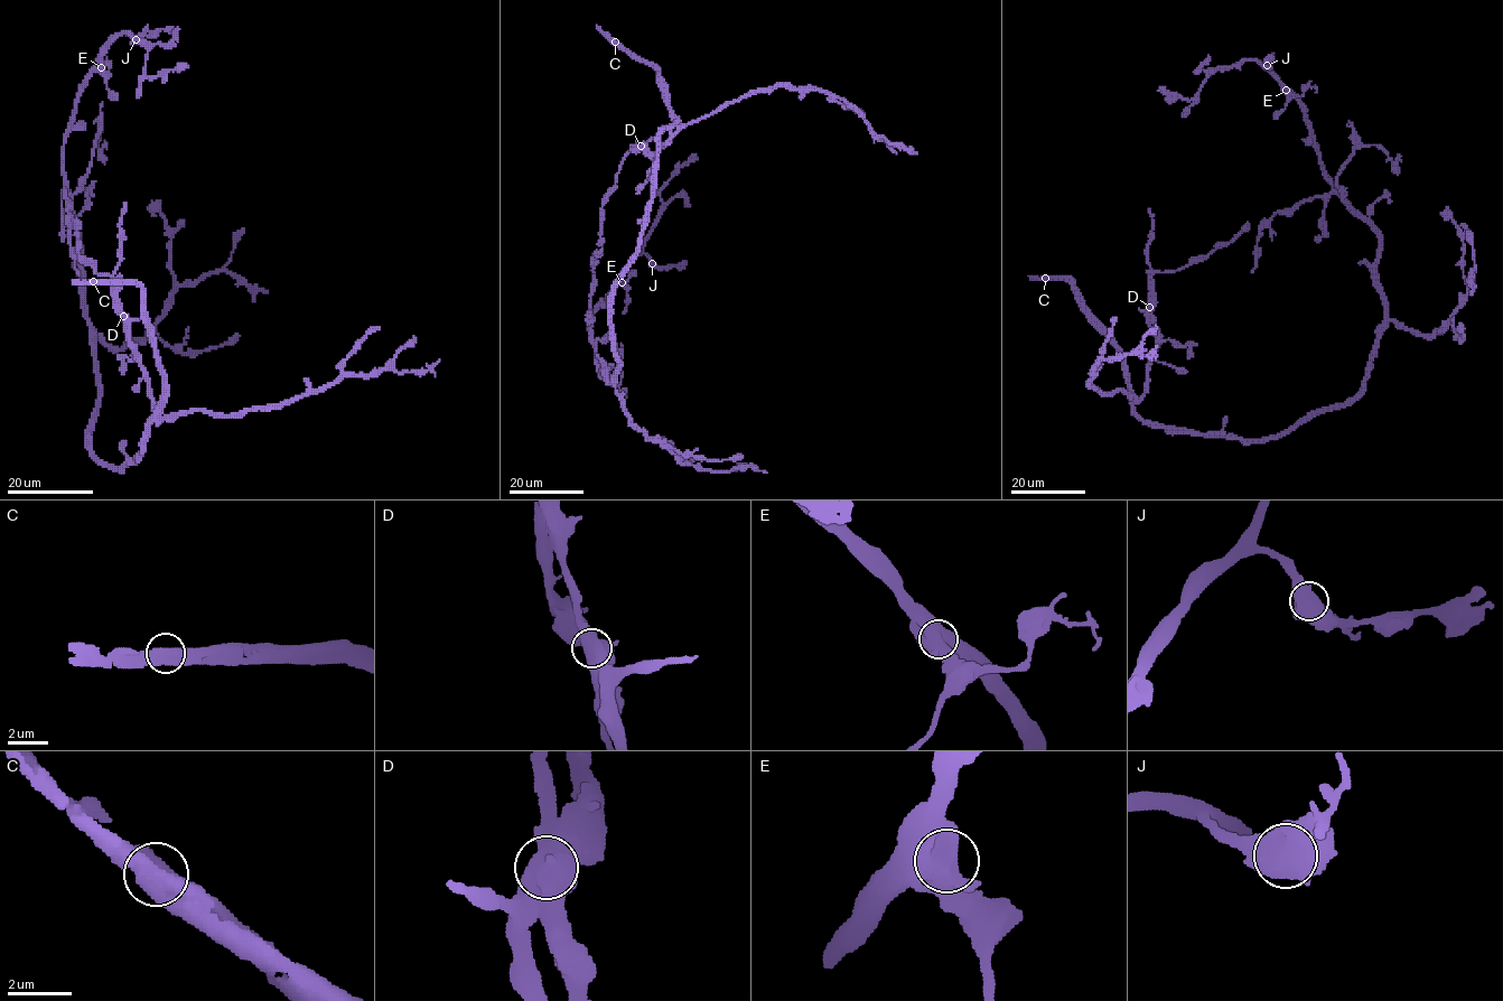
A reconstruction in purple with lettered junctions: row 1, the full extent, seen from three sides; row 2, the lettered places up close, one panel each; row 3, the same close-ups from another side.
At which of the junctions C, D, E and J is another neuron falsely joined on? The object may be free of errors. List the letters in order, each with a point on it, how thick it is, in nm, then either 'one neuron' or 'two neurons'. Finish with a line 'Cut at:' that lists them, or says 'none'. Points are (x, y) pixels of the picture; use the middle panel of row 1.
C: (615, 41) | 700 nm | one neuron
D: (641, 146) | 700 nm | two neurons
E: (622, 282) | 600 nm | one neuron
J: (652, 263) | 700 nm | one neuron
Cut at: D

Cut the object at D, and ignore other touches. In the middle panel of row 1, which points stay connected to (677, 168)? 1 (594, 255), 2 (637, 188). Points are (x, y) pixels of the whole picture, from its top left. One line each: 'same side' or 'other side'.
1: same side
2: same side

